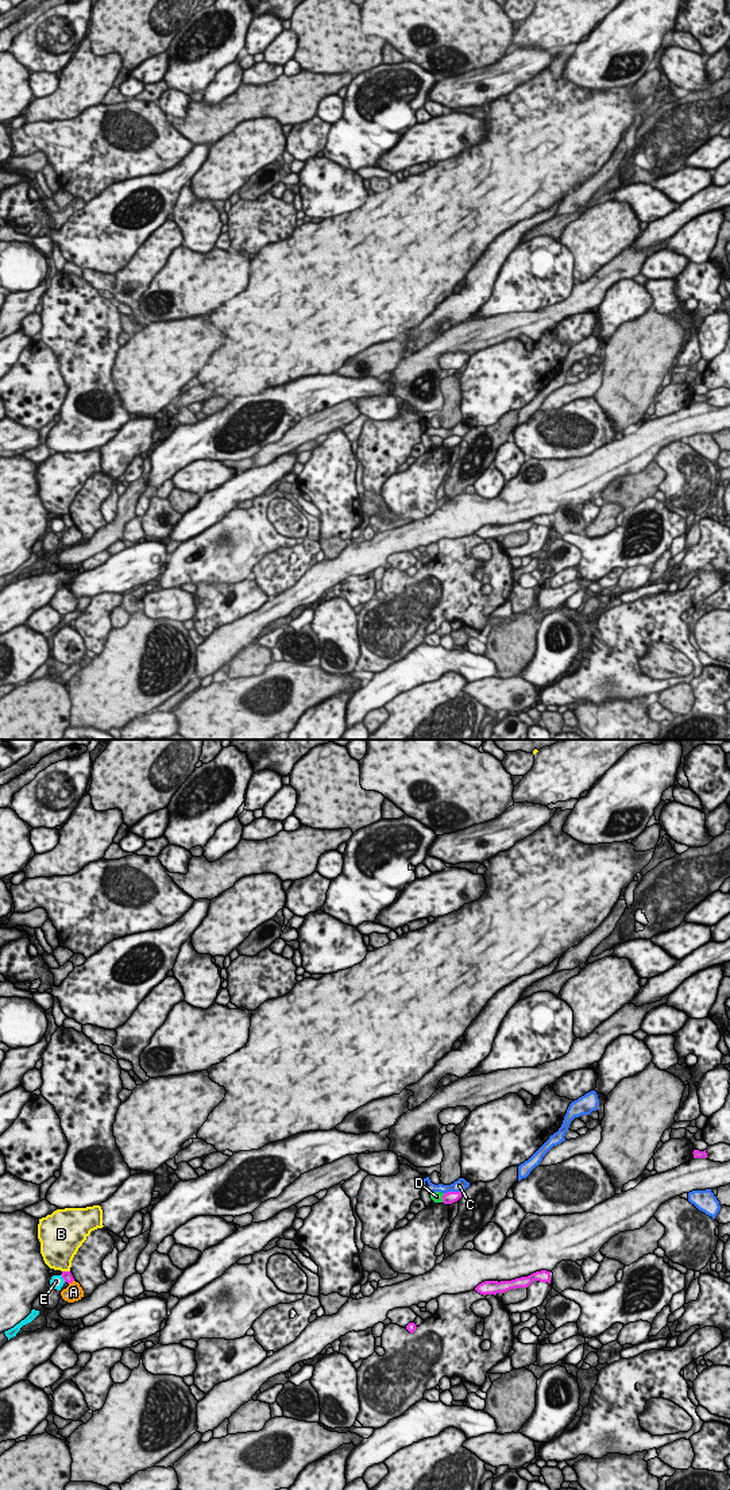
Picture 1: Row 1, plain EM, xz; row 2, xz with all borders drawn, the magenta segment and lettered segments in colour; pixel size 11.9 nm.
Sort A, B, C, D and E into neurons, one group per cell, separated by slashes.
A / B / C / D / E

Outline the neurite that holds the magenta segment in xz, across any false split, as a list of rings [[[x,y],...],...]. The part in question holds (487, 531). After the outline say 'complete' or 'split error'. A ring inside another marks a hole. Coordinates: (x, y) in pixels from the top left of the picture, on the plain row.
[[[541,514],[536,516],[528,521],[521,521],[515,522],[511,525],[484,525],[479,528],[475,534],[483,540],[486,539],[497,539],[497,537],[505,537],[510,533],[517,533],[517,532],[528,532],[533,525],[540,525],[540,526],[548,526],[551,528],[551,516]]] | complete

